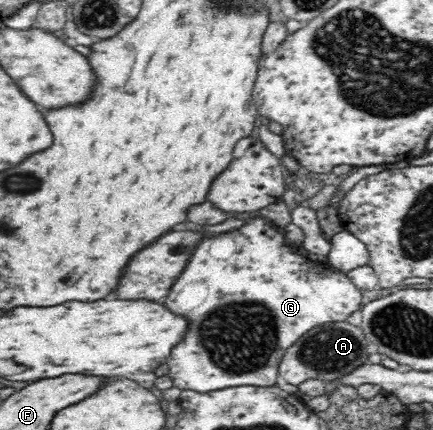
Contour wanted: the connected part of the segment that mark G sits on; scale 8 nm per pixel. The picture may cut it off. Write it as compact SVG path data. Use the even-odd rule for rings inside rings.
M251 217L245 219L245 223L233 231L227 233L215 233L205 237L197 247L193 257L187 259L181 275L173 281L173 285L169 287L169 293L165 297L165 303L171 313L175 315L183 315L189 321L187 332L184 333L183 339L179 343L179 347L175 347L171 351L171 357L168 357L168 376L172 379L173 385L179 389L189 389L199 393L207 393L215 391L215 389L225 389L227 387L237 387L237 385L256 385L257 387L271 387L277 383L279 361L285 355L287 349L291 347L301 336L306 335L311 330L333 322L346 321L347 318L358 309L361 309L361 290L353 285L353 282L336 268L330 265L329 261L311 261L304 255L298 253L301 249L300 244L288 242L285 238L284 229L279 228L271 220L266 217Z

